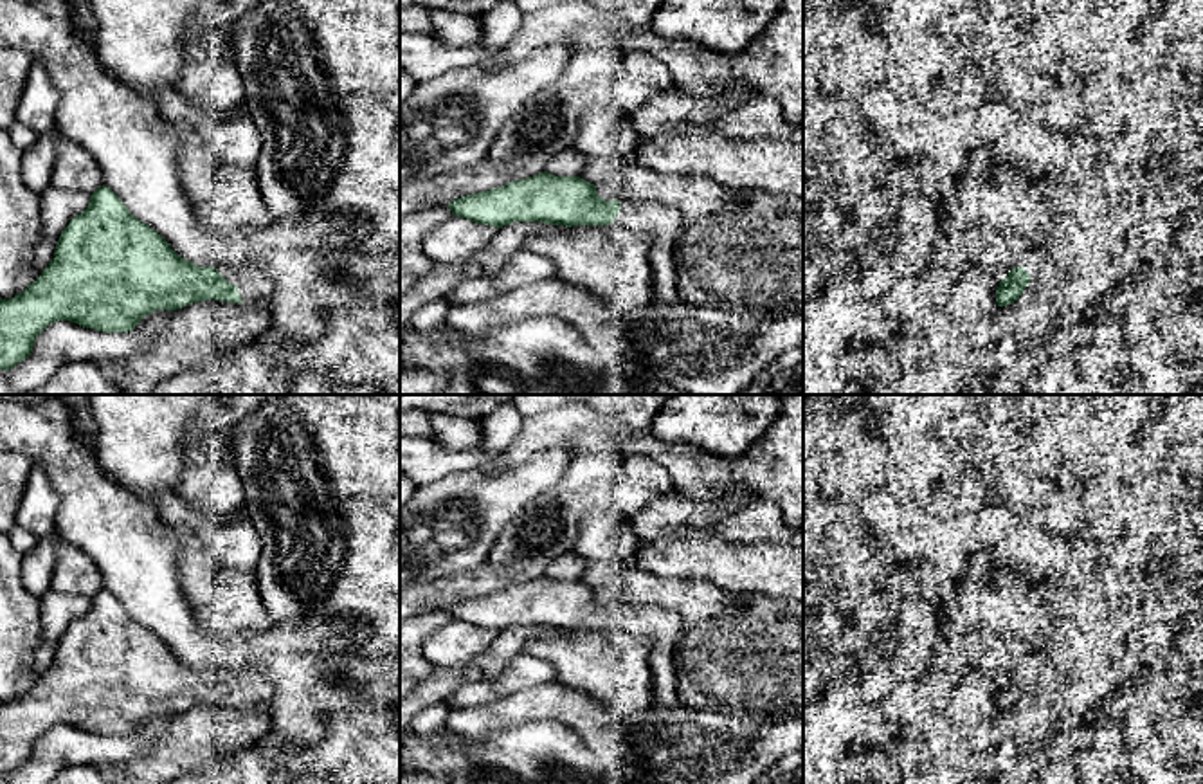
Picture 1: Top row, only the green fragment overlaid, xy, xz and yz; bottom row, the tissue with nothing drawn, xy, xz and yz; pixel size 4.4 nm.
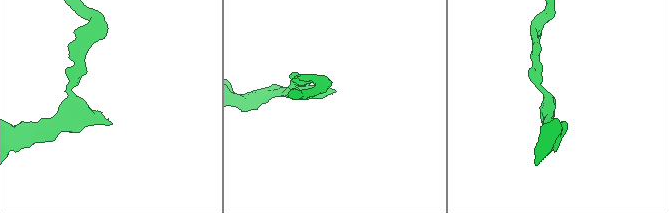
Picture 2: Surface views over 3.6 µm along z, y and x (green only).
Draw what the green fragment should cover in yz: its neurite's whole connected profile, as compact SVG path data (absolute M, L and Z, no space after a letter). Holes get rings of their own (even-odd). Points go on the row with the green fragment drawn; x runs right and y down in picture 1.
M1039 249L1028 251L999 281L996 290L998 306L1012 305L1019 299L1025 288L1037 279L1039 274Z

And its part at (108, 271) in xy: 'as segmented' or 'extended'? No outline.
extended

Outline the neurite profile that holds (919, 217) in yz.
M909 195L899 213L895 260L859 278L854 292L873 305L891 281L917 274L929 261L940 214L942 209L929 198Z

